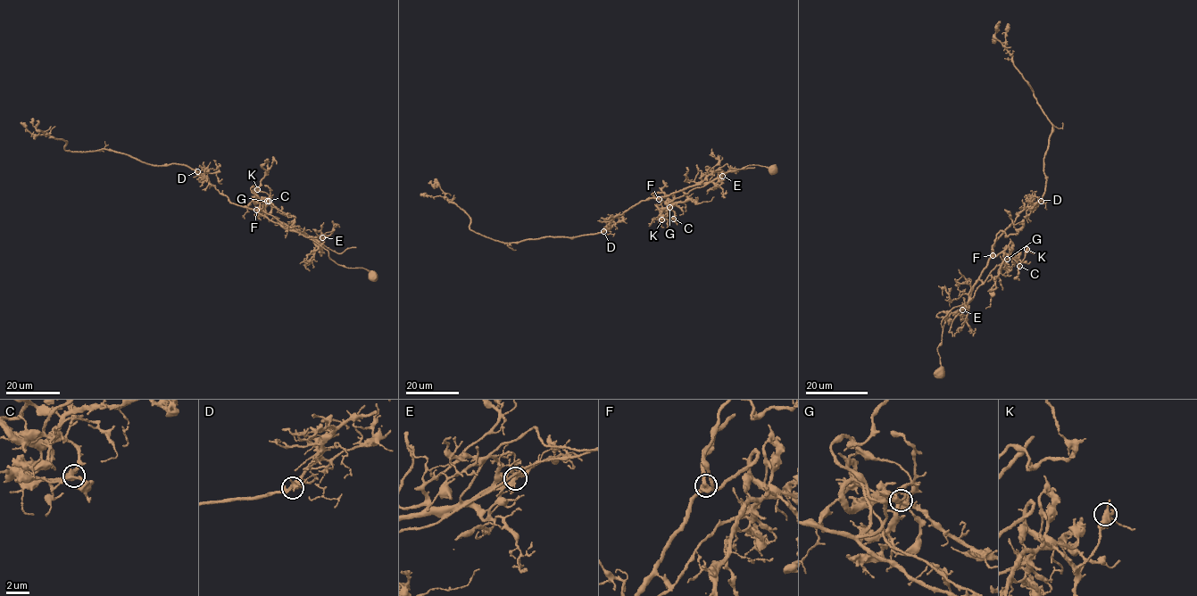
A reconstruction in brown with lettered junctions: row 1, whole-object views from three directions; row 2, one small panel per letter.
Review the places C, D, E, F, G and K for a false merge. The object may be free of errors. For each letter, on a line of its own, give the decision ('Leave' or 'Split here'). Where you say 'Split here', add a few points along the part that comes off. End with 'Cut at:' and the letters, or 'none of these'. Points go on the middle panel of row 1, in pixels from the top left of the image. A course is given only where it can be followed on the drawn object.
C: Leave
D: Leave
E: Leave
F: Split here. Course of the part to remove: (659, 199), (661, 202), (657, 206), (663, 210), (676, 198), (704, 186), (721, 175), (755, 167)
G: Leave
K: Leave
Cut at: F

